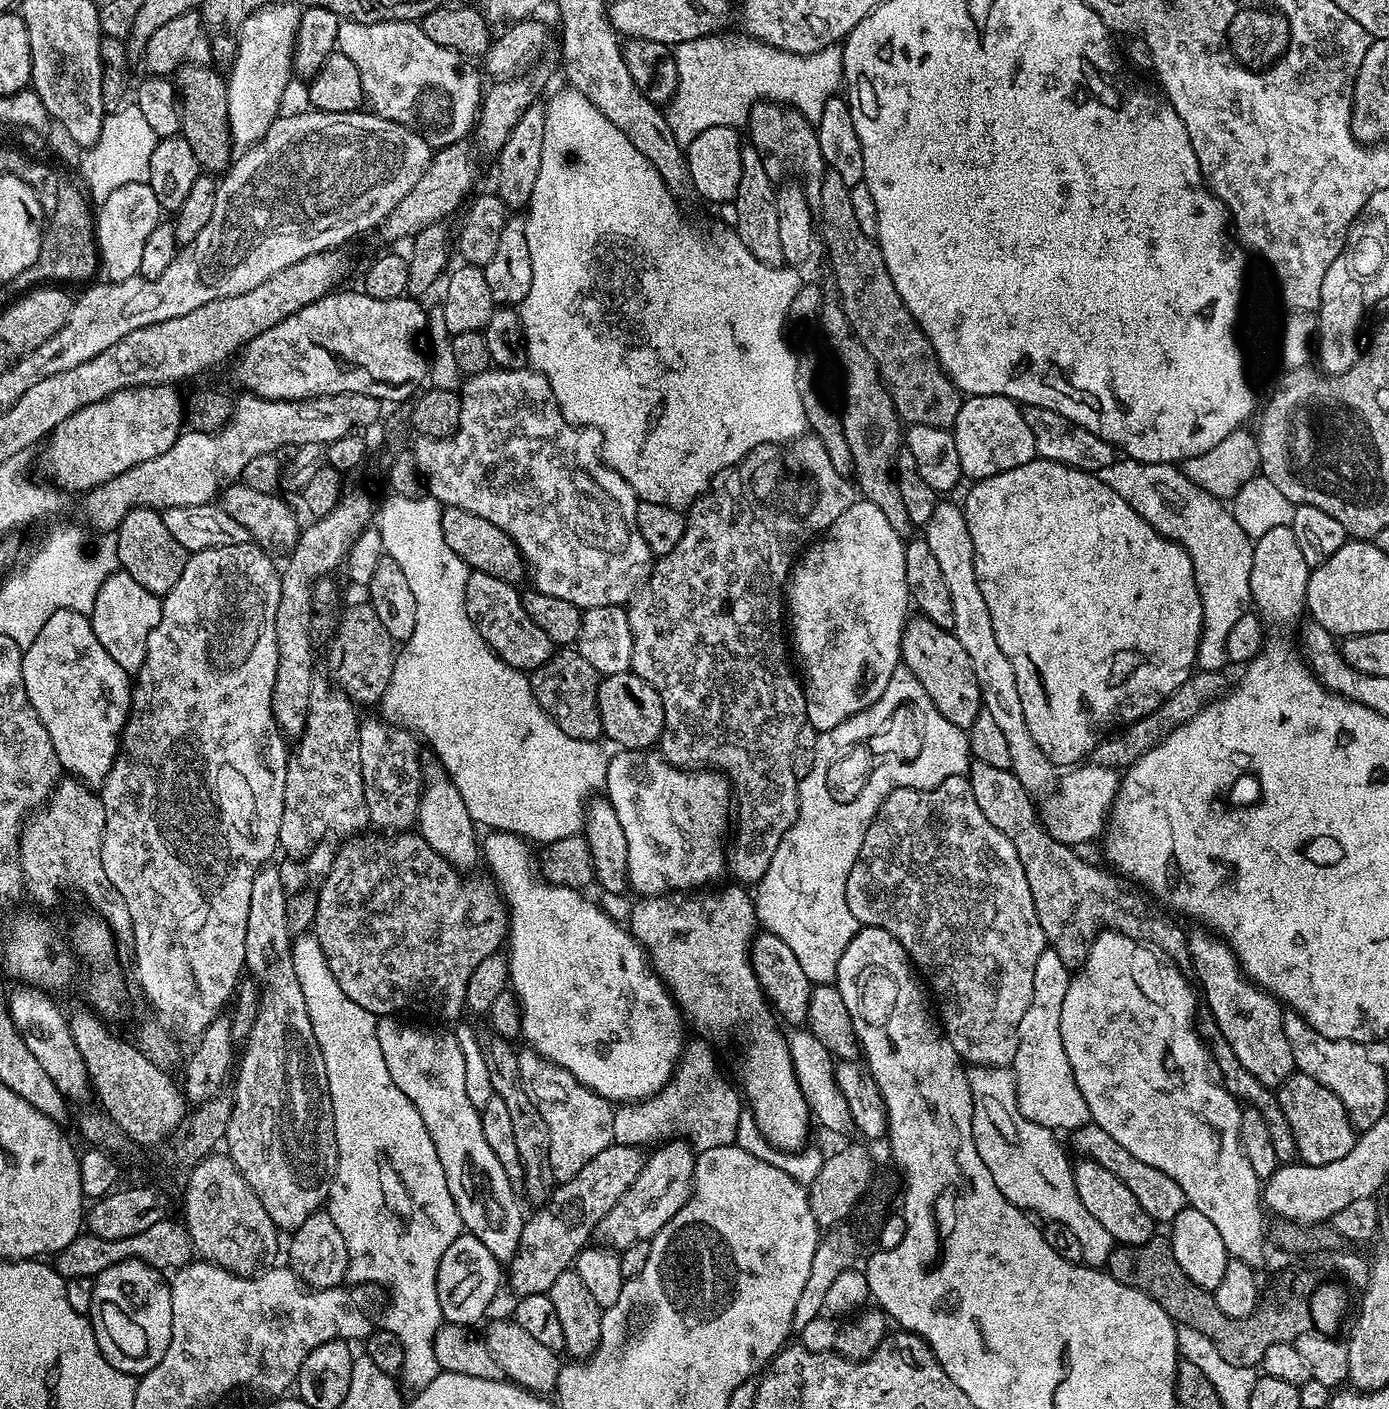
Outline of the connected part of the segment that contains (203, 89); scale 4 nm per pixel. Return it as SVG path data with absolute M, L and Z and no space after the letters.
M189 62L175 73L174 83L178 89L180 132L184 140L190 142L190 150L194 150L194 158L198 158L205 173L223 174L234 159L234 145L227 116L228 81L215 70L207 64Z

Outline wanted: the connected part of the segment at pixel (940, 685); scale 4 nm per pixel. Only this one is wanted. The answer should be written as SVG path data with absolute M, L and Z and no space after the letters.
M913 615L904 626L900 659L903 667L910 669L913 678L922 682L922 690L930 694L930 702L938 706L938 714L942 714L946 722L954 722L954 726L965 730L972 727L974 718L978 718L982 711L978 678L974 678L970 657L951 630L939 628L925 616Z

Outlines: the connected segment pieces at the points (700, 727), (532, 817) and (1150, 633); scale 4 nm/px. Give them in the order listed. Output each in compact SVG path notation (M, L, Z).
M805 434L797 436L791 442L785 442L781 445L778 444L761 444L753 452L747 452L746 455L741 457L740 463L726 468L724 471L718 473L717 476L712 477L710 487L705 491L704 495L696 500L687 509L686 519L684 522L684 533L682 540L678 542L678 546L674 546L674 550L670 550L670 554L659 557L653 563L652 572L648 575L647 580L644 582L643 588L640 589L638 595L627 605L628 621L630 622L630 630L632 631L632 641L634 642L634 650L632 651L632 666L631 671L636 673L638 678L642 678L646 682L650 682L650 686L654 686L660 692L662 698L662 706L664 707L664 732L660 735L658 741L658 751L668 763L674 765L676 768L683 768L685 770L696 770L701 766L711 766L713 769L719 770L723 775L727 776L732 790L732 799L734 801L734 831L732 836L732 856L730 852L730 876L732 872L733 881L739 882L744 886L755 886L759 884L761 878L766 874L766 870L770 870L770 858L774 858L774 850L778 850L778 842L782 842L782 838L790 830L790 826L794 826L794 822L798 818L798 802L800 801L800 785L794 774L794 766L792 765L792 755L794 754L794 742L798 738L798 730L802 730L802 726L806 723L806 702L804 701L804 689L801 681L798 679L797 673L791 672L788 669L788 656L790 660L790 652L786 647L786 620L782 615L782 589L787 585L788 573L792 571L794 561L799 557L800 553L804 551L809 542L815 541L817 537L823 534L826 529L836 521L838 514L842 514L852 504L856 503L858 499L857 489L854 487L853 481L846 478L842 474L838 474L838 470L834 470L834 462L830 462L830 454L826 454L826 446L822 446L822 442L815 434Z
M391 493L388 496L381 508L379 505L376 527L380 531L385 555L394 558L394 562L397 562L398 566L401 567L410 590L413 591L414 602L417 603L417 621L410 638L397 651L390 686L386 688L386 693L378 705L379 717L385 723L399 725L408 731L418 733L426 742L428 740L433 750L439 755L436 756L437 761L443 765L449 779L454 782L455 788L461 794L462 800L466 804L467 813L470 814L473 823L481 827L484 825L486 826L485 829L491 831L512 832L516 836L523 836L529 842L535 842L537 845L540 843L540 846L547 846L562 838L577 835L584 827L584 809L589 803L590 797L596 794L591 794L591 792L601 791L604 788L609 757L604 756L603 750L599 748L601 745L597 741L575 740L570 738L570 734L563 732L548 717L546 710L542 710L542 706L538 706L538 698L534 698L532 693L531 679L521 669L512 668L509 664L505 664L503 658L496 655L496 652L489 647L482 636L478 634L473 623L470 622L470 616L466 613L465 592L471 568L462 562L462 558L458 557L454 550L451 550L442 536L441 514L444 508L440 501L429 496L421 496L418 499L405 498L396 493Z
M1037 458L1018 466L1014 470L1006 470L997 476L977 480L971 487L968 497L962 500L962 507L966 518L966 526L970 530L970 542L974 542L974 574L978 578L978 587L982 590L982 598L986 598L986 610L990 610L990 618L994 621L994 638L998 638L998 646L1002 646L1002 654L1006 654L1006 658L1010 658L1010 666L1014 666L1014 678L1018 678L1018 694L1022 694L1022 710L1026 714L1026 726L1030 726L1030 734L1034 736L1034 742L1038 742L1038 746L1042 746L1042 754L1046 754L1046 758L1050 758L1052 765L1079 765L1091 757L1092 751L1109 734L1133 724L1144 716L1149 716L1151 712L1155 712L1160 707L1160 703L1170 694L1174 694L1174 690L1178 690L1178 686L1182 686L1182 682L1186 682L1196 668L1196 651L1198 650L1200 631L1204 619L1202 618L1202 598L1198 594L1198 586L1194 582L1194 566L1190 562L1190 554L1186 554L1186 550L1182 545L1176 544L1173 540L1168 540L1164 536L1159 536L1150 526L1150 522L1146 522L1146 518L1139 516L1121 496L1114 494L1114 490L1110 490L1110 486L1106 486L1106 482L1102 482L1099 475L1083 472L1053 460Z

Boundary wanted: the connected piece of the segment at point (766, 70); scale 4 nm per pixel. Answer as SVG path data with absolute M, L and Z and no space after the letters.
M717 34L675 45L680 81L666 105L666 115L674 138L682 146L687 146L712 126L739 129L747 125L753 106L762 100L797 108L807 120L815 122L822 118L822 106L841 91L844 49L840 44L831 44L820 52L803 56L739 35L727 40L727 35Z

